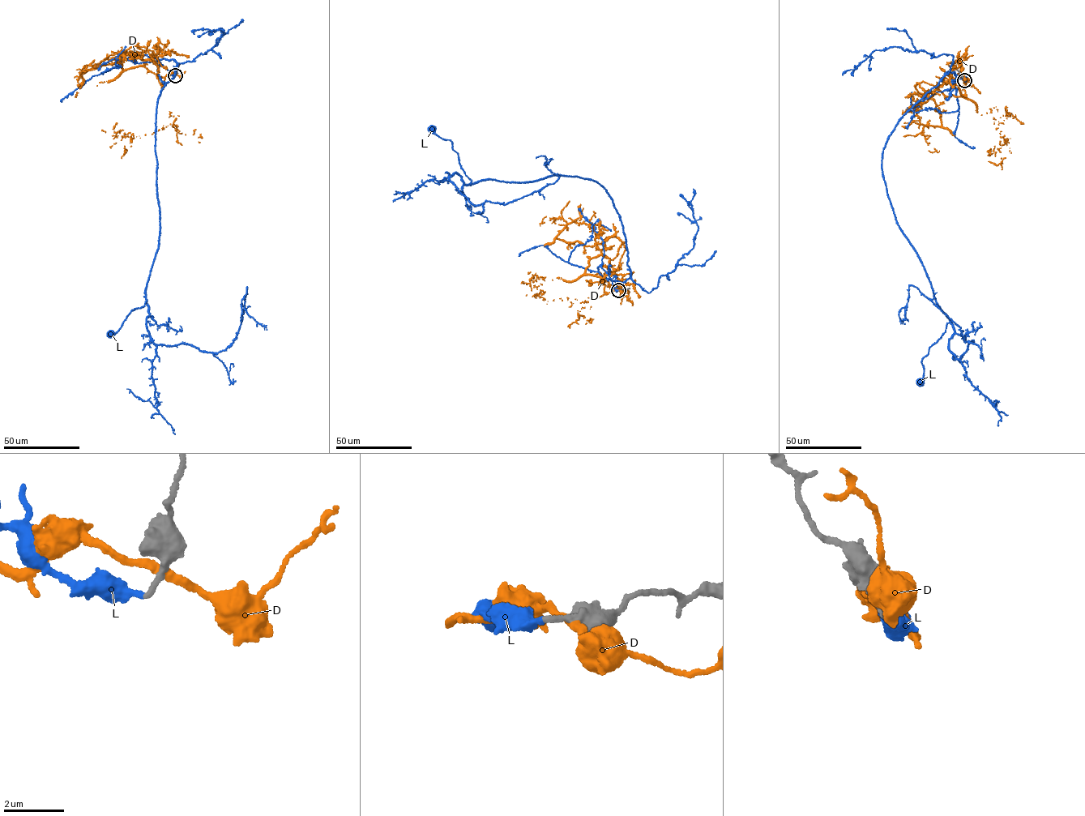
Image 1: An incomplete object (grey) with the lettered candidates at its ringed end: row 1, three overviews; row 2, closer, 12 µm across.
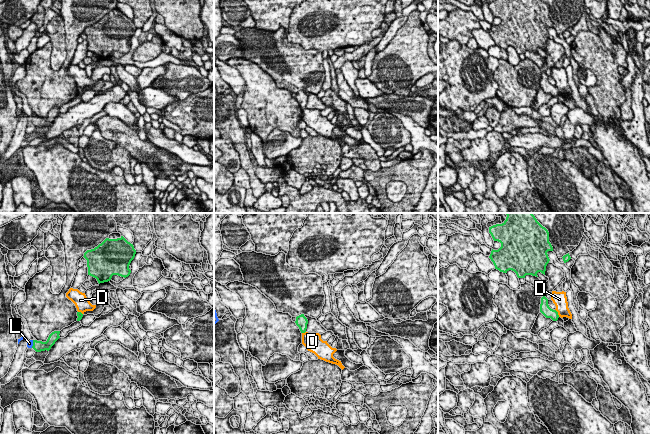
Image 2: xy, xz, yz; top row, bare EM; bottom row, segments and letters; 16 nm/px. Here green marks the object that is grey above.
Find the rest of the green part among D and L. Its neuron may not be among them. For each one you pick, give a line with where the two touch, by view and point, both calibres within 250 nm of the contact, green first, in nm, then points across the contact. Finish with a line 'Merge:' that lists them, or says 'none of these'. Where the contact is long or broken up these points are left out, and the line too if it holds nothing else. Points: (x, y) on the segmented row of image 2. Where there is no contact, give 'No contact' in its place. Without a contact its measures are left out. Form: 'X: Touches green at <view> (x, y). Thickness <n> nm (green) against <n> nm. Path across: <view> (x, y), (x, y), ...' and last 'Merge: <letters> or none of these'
L: Touches green at xy (33, 344). Thickness 180 nm (green) against 100 nm. Path across: xy (38, 346), (33, 344), (29, 343)
Merge: L

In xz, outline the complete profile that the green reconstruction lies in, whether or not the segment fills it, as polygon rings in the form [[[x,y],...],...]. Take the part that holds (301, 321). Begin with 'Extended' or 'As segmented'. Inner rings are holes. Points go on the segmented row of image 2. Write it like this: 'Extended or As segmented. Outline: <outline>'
As segmented. Outline: [[[301,314],[301,315],[297,316],[295,323],[299,327],[301,333],[305,333],[306,332],[308,320],[304,316],[304,314]]]

